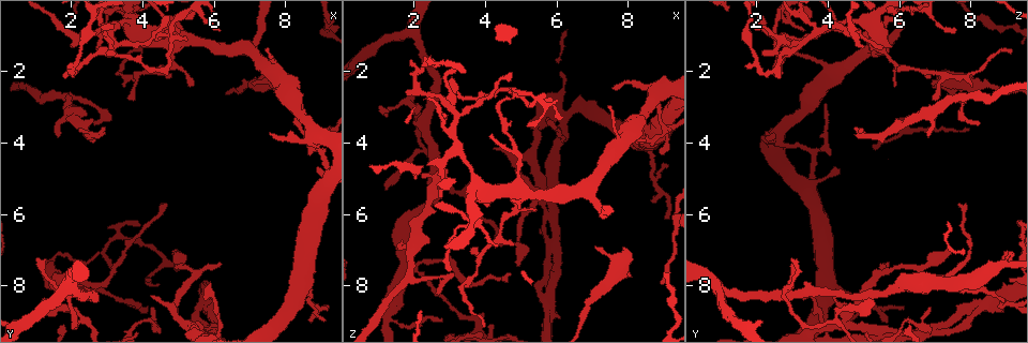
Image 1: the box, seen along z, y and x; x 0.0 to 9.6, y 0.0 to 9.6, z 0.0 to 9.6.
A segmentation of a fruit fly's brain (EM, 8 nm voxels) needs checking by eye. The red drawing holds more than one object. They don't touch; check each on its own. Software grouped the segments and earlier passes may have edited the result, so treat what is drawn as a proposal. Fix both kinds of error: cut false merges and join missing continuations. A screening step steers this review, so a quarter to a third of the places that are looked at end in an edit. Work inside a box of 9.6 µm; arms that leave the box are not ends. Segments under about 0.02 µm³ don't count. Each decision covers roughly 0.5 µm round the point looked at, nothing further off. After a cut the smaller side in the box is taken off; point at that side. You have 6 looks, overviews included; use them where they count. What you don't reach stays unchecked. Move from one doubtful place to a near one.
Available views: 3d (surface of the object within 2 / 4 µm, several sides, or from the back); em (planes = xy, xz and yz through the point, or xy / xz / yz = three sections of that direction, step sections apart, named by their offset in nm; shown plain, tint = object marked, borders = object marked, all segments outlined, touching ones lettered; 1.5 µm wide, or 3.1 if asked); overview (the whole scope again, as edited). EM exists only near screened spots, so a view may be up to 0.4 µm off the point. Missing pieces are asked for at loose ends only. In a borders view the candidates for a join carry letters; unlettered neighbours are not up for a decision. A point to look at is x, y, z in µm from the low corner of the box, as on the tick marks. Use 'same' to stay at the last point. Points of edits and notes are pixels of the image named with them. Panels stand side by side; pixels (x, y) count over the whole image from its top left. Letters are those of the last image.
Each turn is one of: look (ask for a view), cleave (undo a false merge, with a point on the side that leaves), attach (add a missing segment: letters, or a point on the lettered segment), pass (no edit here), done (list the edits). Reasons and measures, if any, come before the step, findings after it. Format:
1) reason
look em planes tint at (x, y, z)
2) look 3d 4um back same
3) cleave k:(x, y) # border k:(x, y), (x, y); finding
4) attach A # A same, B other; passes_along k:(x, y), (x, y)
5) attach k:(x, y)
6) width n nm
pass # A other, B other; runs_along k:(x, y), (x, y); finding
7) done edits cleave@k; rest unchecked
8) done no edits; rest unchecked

two arms in line, one across
look em yz step 8 tint at (3.70, 8.50, 8.90)

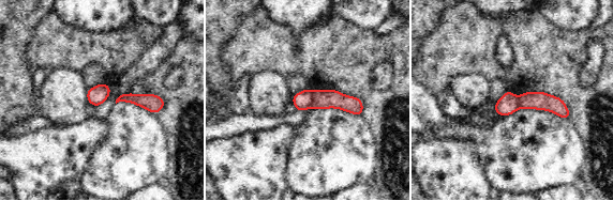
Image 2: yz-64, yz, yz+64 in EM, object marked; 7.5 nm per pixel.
cut it another way
look em planes tint same

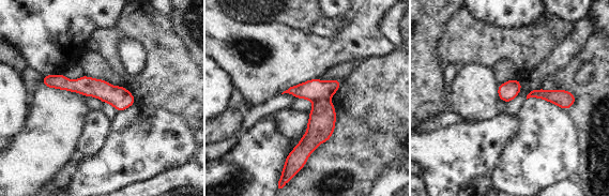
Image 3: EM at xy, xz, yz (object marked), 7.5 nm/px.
look em planes borders same

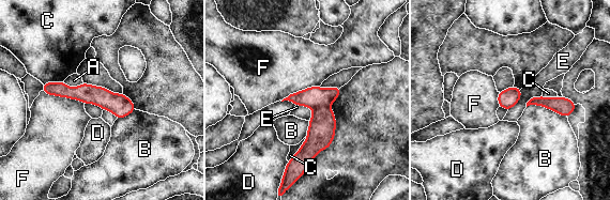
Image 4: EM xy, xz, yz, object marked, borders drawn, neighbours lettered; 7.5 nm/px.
width 140 nm
cleave 4:(314, 96) # A other, B other, C other, D other, E other, F other; border 4:(328, 105), (319, 105), (314, 109); a second neuron is stuck on

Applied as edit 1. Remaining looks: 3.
see it whole again
look overview

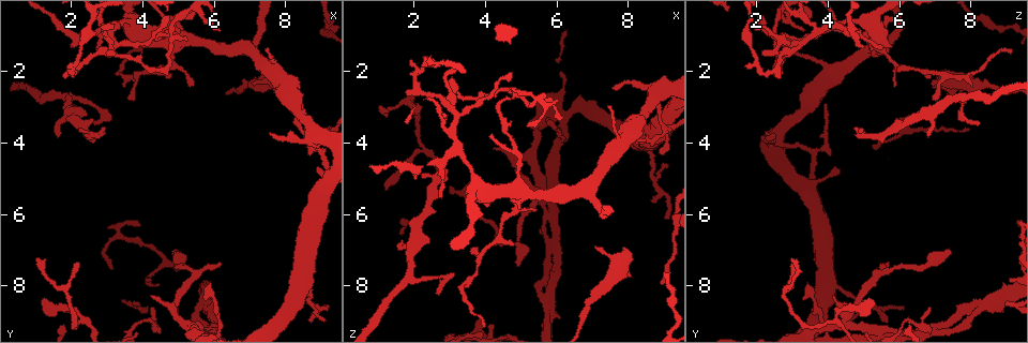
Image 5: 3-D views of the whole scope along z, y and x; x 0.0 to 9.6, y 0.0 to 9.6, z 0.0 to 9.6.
look 3d 4um at (3.95, 1.55, 9.10)

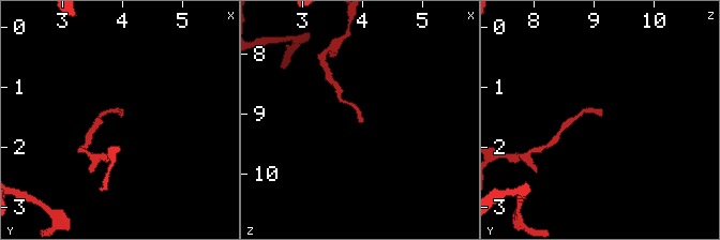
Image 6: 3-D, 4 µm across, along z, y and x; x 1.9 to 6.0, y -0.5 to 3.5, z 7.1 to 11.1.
shape alone is not enough
look em planes borders at (3.95, 1.55, 9.15)

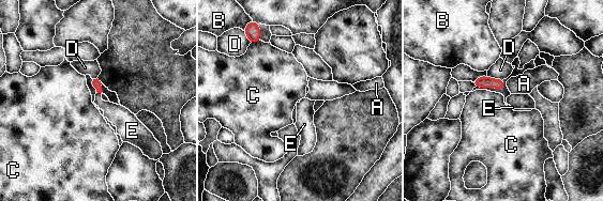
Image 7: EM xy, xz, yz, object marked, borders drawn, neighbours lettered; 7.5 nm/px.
width 60 nm
pass # A other, B other, C other, D other, E other; border 7:(96, 91), (101, 93); none of them fits

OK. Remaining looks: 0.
done edits cleave@4; rest unchecked

